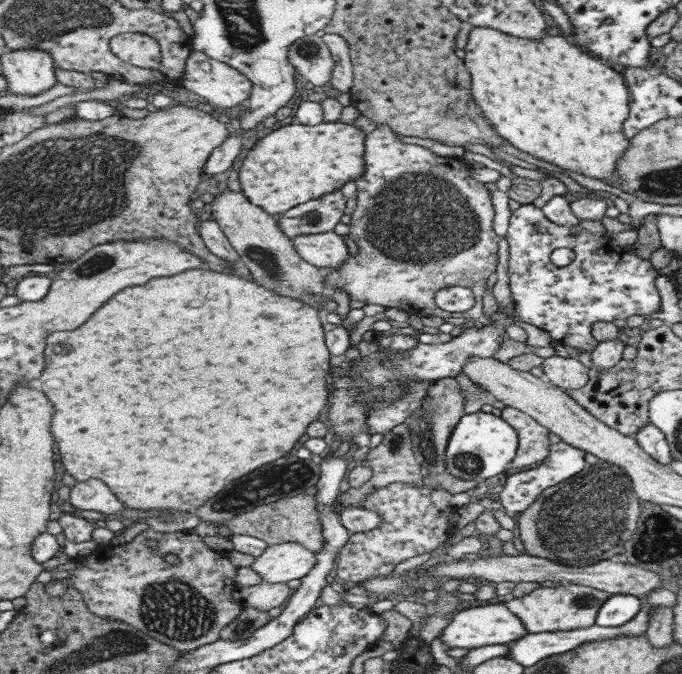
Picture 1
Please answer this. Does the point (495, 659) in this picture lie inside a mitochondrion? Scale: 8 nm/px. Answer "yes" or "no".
no

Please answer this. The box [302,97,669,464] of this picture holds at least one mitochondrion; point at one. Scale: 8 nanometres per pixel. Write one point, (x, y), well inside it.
(419, 216)

